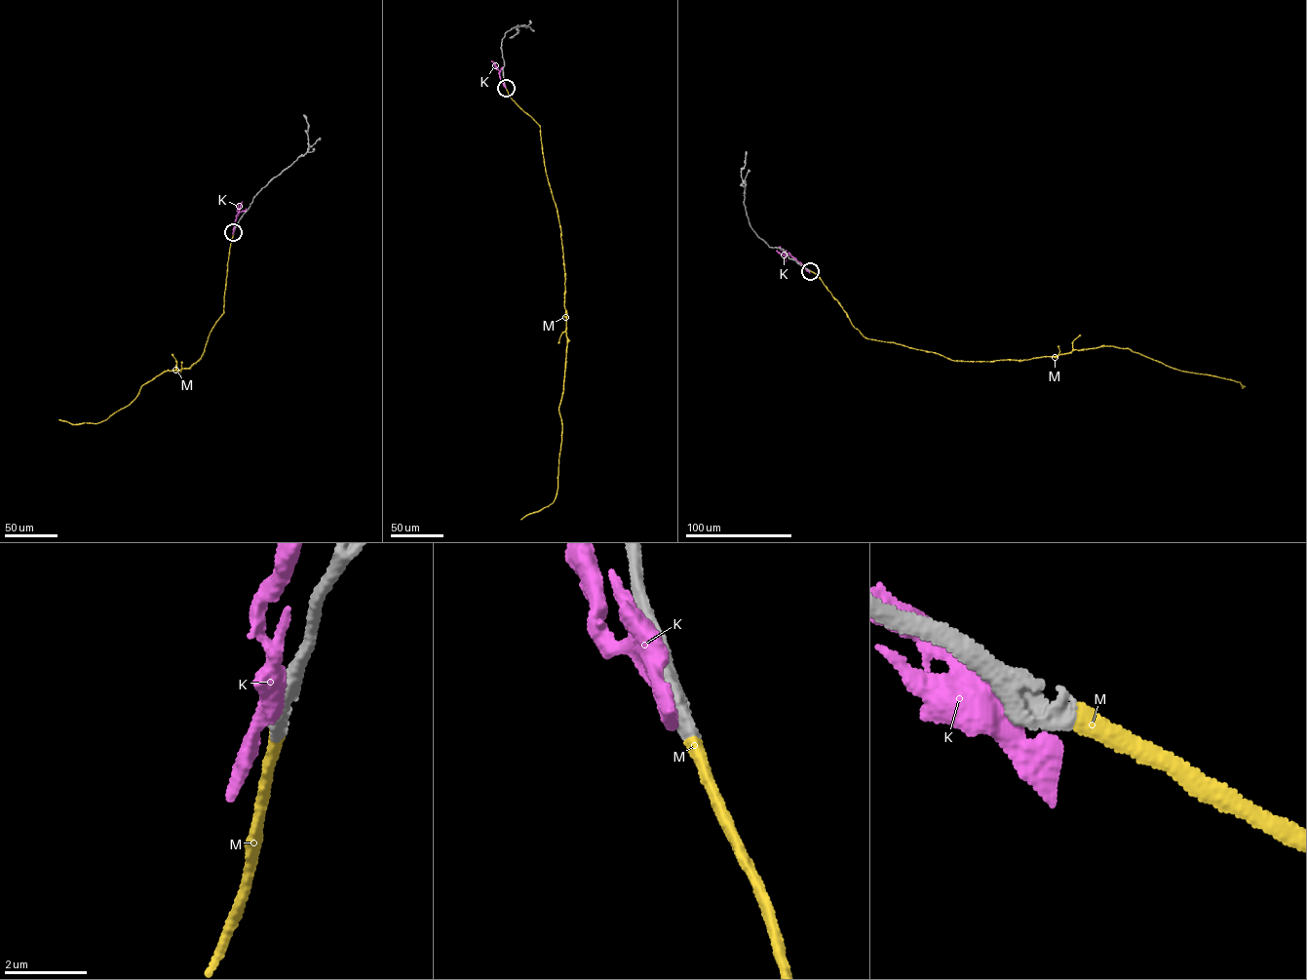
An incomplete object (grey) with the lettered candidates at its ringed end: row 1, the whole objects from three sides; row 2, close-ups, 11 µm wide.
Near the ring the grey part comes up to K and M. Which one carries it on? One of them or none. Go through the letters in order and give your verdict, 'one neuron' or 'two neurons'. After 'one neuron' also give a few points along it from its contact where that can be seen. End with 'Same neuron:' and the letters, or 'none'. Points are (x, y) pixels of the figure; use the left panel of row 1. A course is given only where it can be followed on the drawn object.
K: two neurons
M: one neuron; it runs (233, 232), (223, 314), (200, 359), (144, 383), (129, 405), (102, 421), (58, 419)
Same neuron: M

